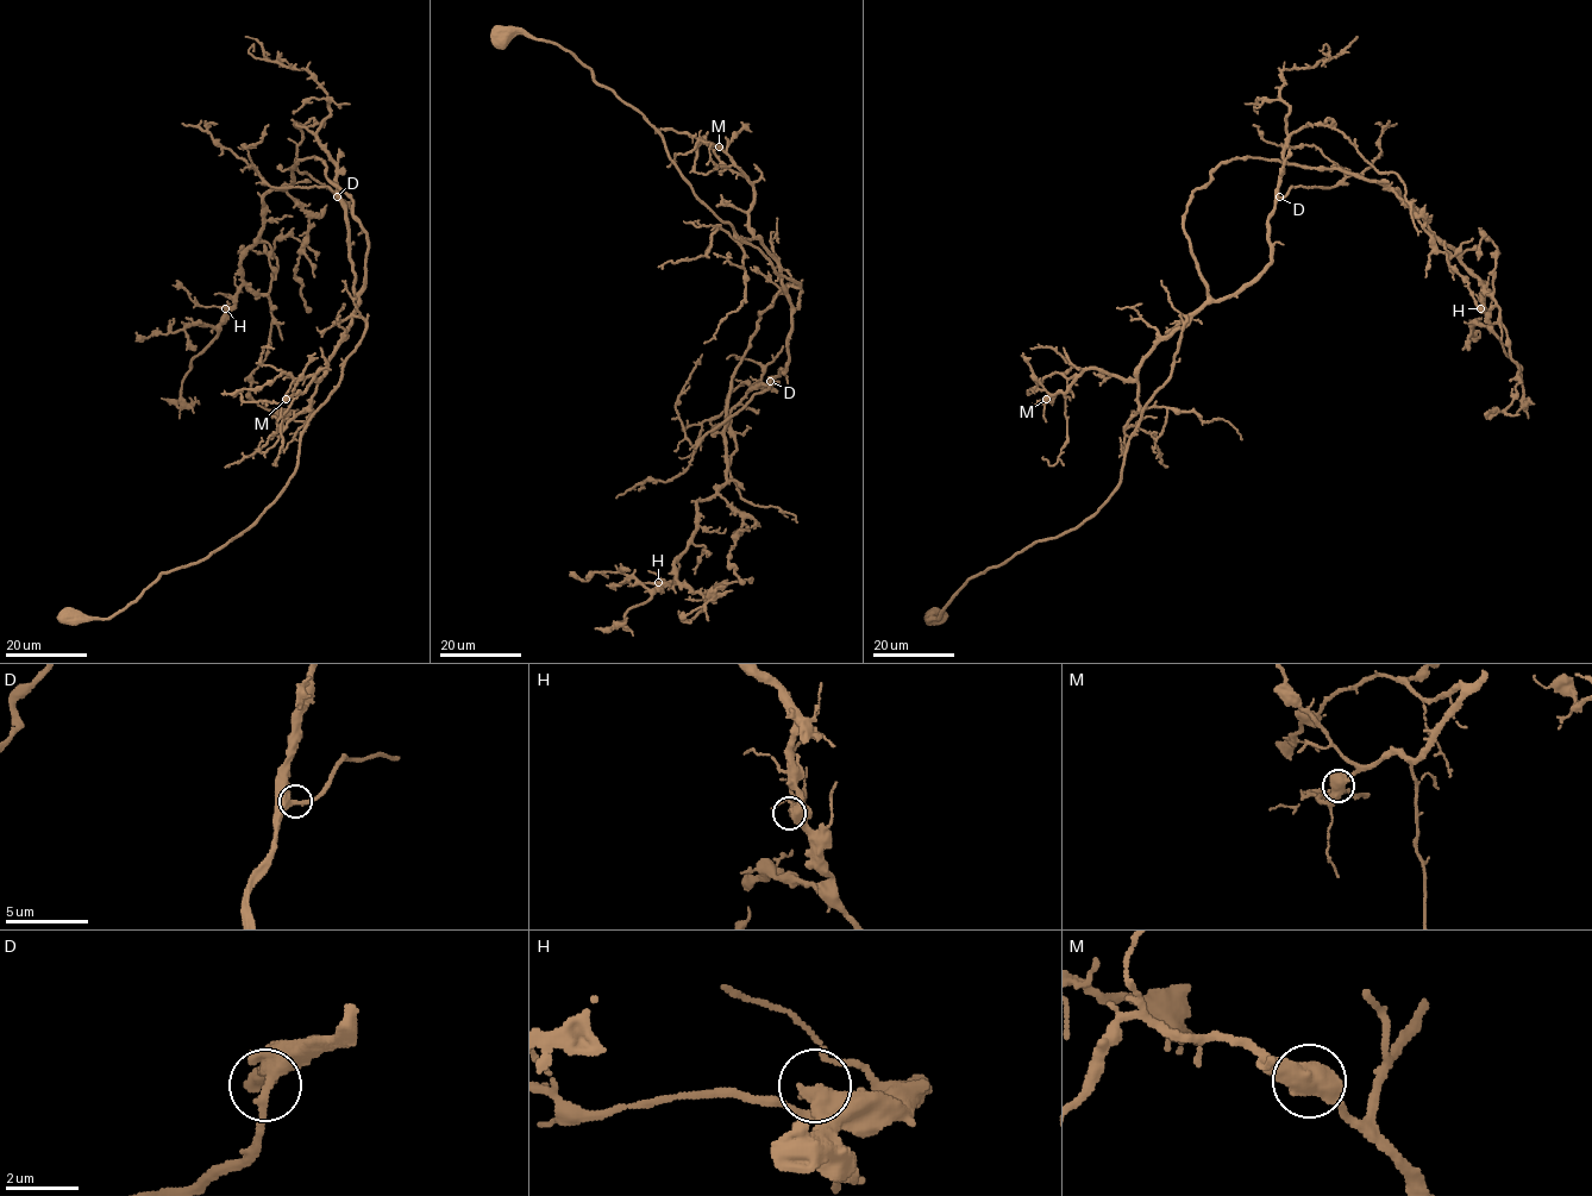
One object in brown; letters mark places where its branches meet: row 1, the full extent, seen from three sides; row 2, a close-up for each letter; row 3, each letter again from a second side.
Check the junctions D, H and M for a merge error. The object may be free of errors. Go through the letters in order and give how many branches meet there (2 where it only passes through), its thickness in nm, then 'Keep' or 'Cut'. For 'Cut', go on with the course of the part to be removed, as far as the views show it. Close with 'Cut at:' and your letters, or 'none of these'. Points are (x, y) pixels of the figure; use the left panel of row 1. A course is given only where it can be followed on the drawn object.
D: Branches: 2. Thickness 360 nm. Keep
H: Branches: 2. Thickness 480 nm. Keep
M: Branches: 2. Thickness 700 nm. Keep
Cut at: none of these

